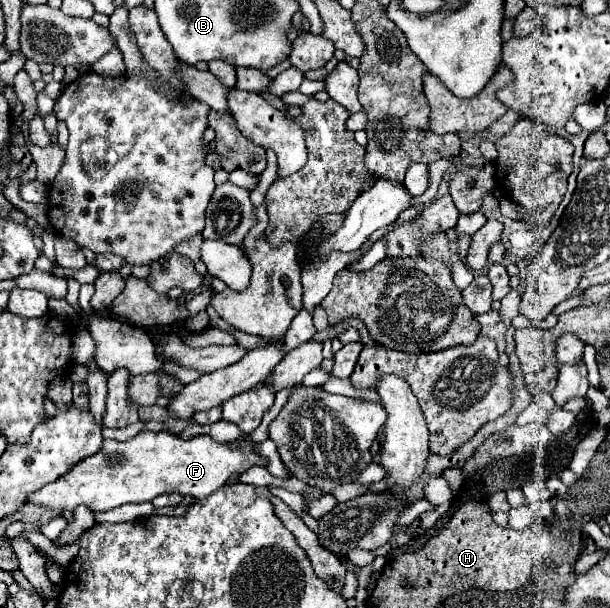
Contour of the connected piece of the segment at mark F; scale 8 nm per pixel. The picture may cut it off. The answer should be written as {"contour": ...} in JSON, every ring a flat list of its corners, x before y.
{"contour":[[140,432,128,442,104,442,100,452,84,458,66,476,58,478,54,484,46,484,28,500,56,510,68,508,70,512,80,504,104,512,122,504,152,502,156,496,172,492,198,500,252,466,268,466,268,460,254,450,254,442,250,440,228,446,214,442,210,436,182,440,170,432]]}

